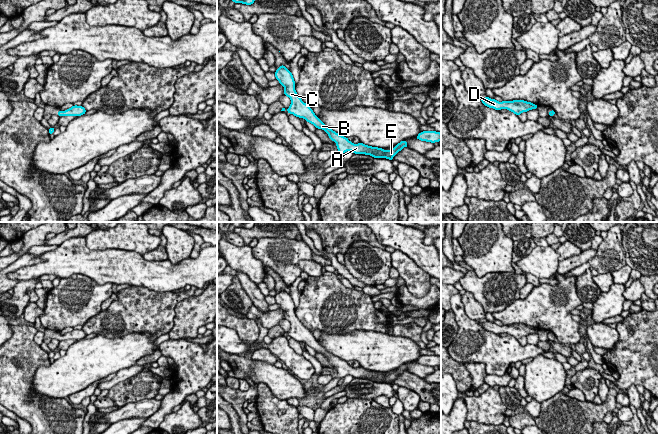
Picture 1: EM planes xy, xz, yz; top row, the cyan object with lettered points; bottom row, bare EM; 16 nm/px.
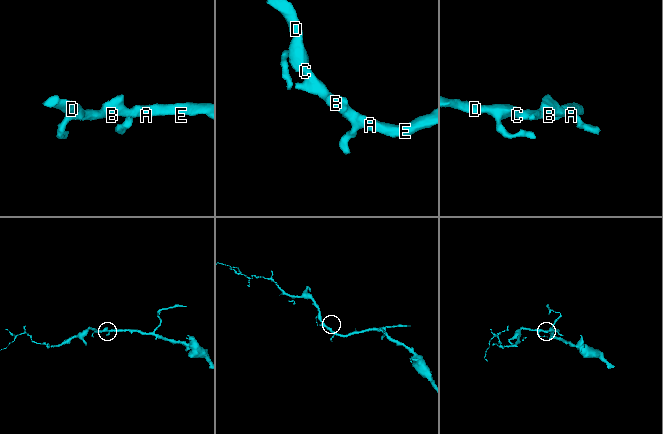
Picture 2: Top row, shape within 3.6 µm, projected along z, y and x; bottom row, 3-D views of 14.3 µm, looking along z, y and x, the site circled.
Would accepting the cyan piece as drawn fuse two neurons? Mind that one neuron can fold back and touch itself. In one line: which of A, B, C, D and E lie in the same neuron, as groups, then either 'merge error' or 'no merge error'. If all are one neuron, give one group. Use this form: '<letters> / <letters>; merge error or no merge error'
A B C D E; no merge error

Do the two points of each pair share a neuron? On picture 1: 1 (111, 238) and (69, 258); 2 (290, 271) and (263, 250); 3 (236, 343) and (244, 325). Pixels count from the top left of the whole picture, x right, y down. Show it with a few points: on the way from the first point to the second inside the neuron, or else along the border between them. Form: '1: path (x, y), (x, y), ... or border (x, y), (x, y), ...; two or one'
1: border (84, 237), (85, 244), (90, 249), (113, 248); two
2: path (282, 267), (276, 267), (269, 258); one
3: border (227, 326), (232, 328), (244, 342); two

